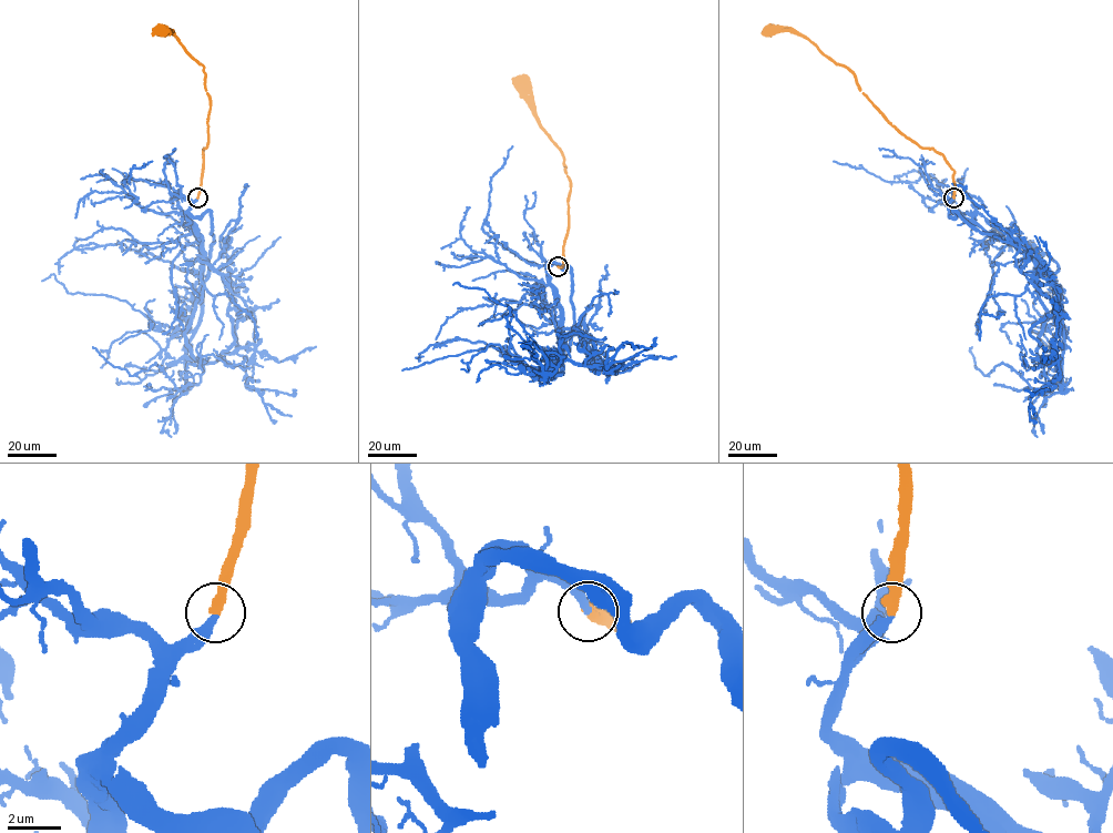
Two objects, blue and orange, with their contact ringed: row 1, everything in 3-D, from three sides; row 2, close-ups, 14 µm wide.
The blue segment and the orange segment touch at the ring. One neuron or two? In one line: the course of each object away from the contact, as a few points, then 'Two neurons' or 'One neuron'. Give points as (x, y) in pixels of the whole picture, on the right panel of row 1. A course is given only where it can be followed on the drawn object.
Course of blue: (953, 199), (951, 211), (1047, 274), (1060, 310), (1062, 379), (1039, 393), (1007, 365), (984, 375), (971, 346). Course of orange: (953, 197), (953, 170), (945, 156), (901, 134), (846, 67), (802, 36), (788, 30), (769, 30). One neuron

